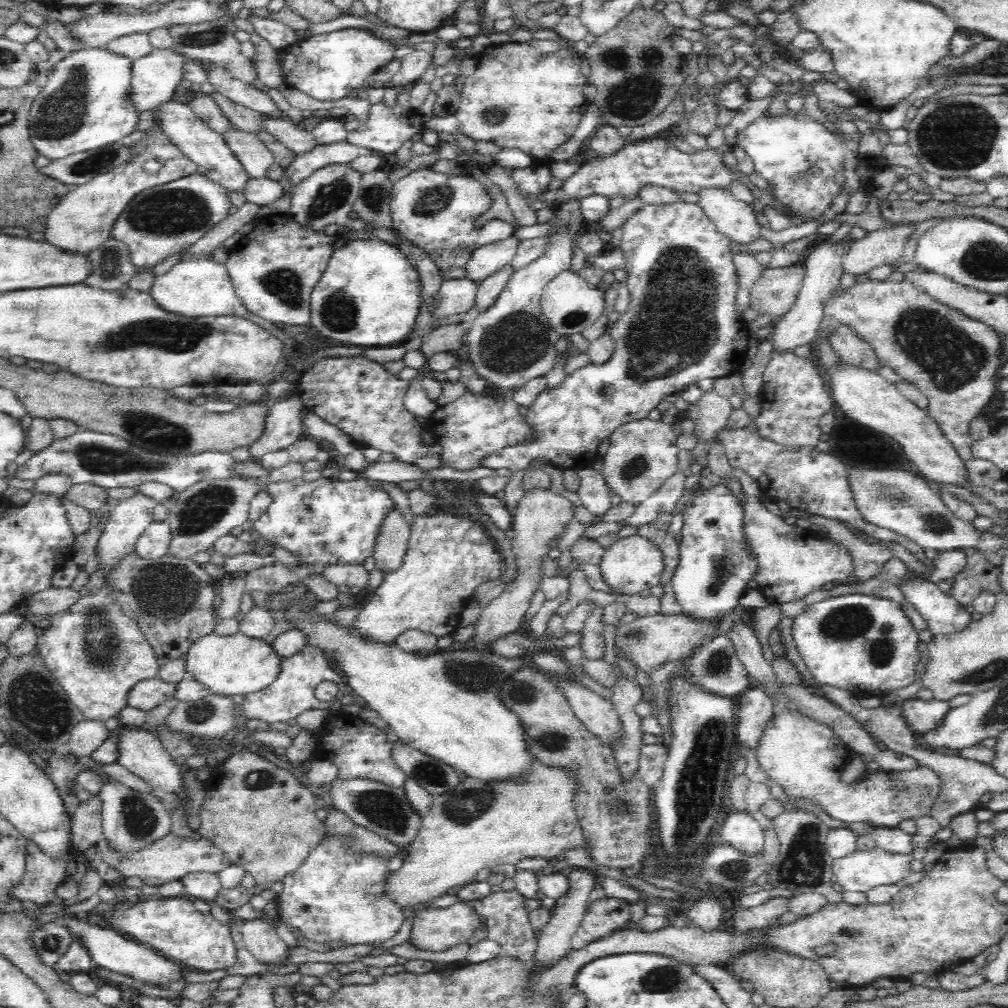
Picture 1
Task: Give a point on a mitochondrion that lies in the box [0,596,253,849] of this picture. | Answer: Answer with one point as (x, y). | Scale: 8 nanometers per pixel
(36, 706)

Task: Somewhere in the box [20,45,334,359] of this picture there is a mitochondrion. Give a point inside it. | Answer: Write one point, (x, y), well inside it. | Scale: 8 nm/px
(64, 111)

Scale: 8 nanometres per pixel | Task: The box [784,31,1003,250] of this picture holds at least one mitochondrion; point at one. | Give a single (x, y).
(960, 136)

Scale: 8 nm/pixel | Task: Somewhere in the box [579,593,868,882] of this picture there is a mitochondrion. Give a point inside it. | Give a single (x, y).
(697, 788)

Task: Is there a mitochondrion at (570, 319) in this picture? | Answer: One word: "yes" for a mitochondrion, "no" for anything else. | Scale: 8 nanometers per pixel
yes

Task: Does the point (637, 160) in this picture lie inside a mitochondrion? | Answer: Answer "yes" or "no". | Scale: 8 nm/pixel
no

